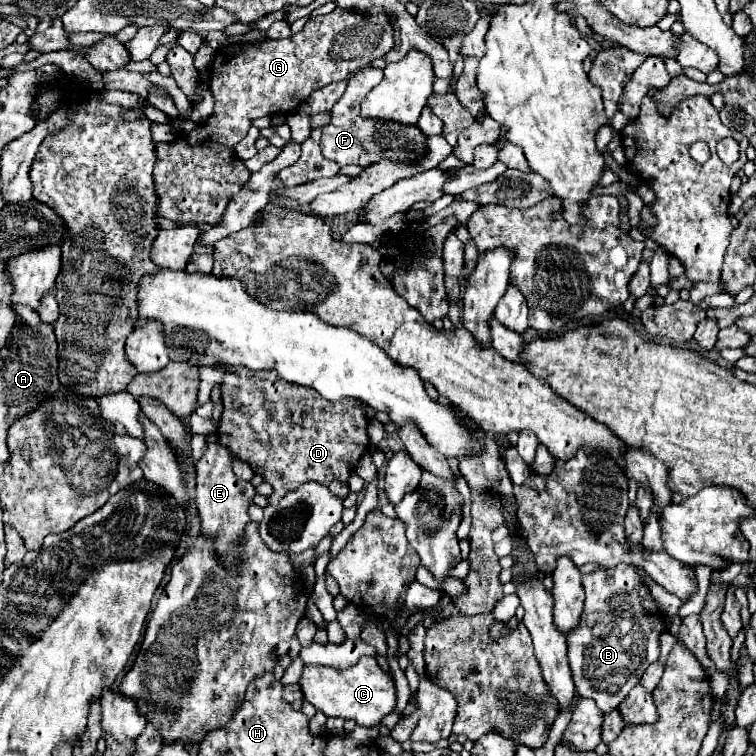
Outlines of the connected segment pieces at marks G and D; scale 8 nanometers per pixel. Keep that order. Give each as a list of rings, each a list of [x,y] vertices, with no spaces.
[[[336,8],[324,16],[312,16],[304,30],[282,40],[262,40],[262,42],[242,42],[228,44],[226,54],[216,54],[210,68],[210,90],[216,98],[214,114],[204,122],[204,126],[194,132],[182,132],[172,144],[156,144],[156,166],[154,166],[154,184],[158,196],[158,214],[178,224],[210,224],[220,222],[228,202],[234,194],[248,182],[250,172],[234,158],[234,146],[248,134],[254,118],[272,116],[272,114],[292,114],[314,90],[324,88],[330,82],[344,80],[360,68],[366,68],[372,60],[382,58],[394,48],[394,26],[390,16],[380,14],[362,14],[354,10]]]
[[[224,366],[226,374],[222,378],[222,420],[218,424],[218,436],[220,444],[226,446],[236,458],[248,462],[256,474],[262,474],[266,482],[274,486],[274,490],[294,490],[304,482],[310,482],[314,478],[334,478],[334,494],[340,498],[348,496],[348,476],[358,462],[358,458],[368,450],[368,434],[366,426],[358,426],[358,406],[362,402],[344,398],[340,402],[328,402],[316,394],[316,390],[306,386],[296,386],[290,382],[284,382],[276,370],[246,370],[240,368],[240,372],[228,372],[228,366]]]

